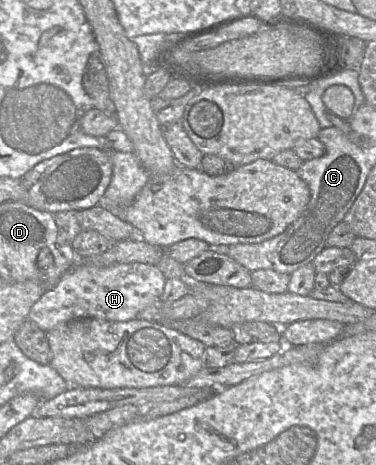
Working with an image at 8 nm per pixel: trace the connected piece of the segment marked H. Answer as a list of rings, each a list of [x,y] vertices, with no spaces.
[[[133,262],[97,267],[78,263],[66,271],[56,285],[33,304],[28,318],[44,332],[81,318],[114,322],[134,320],[142,310],[160,301],[165,281],[165,276],[156,265]]]

